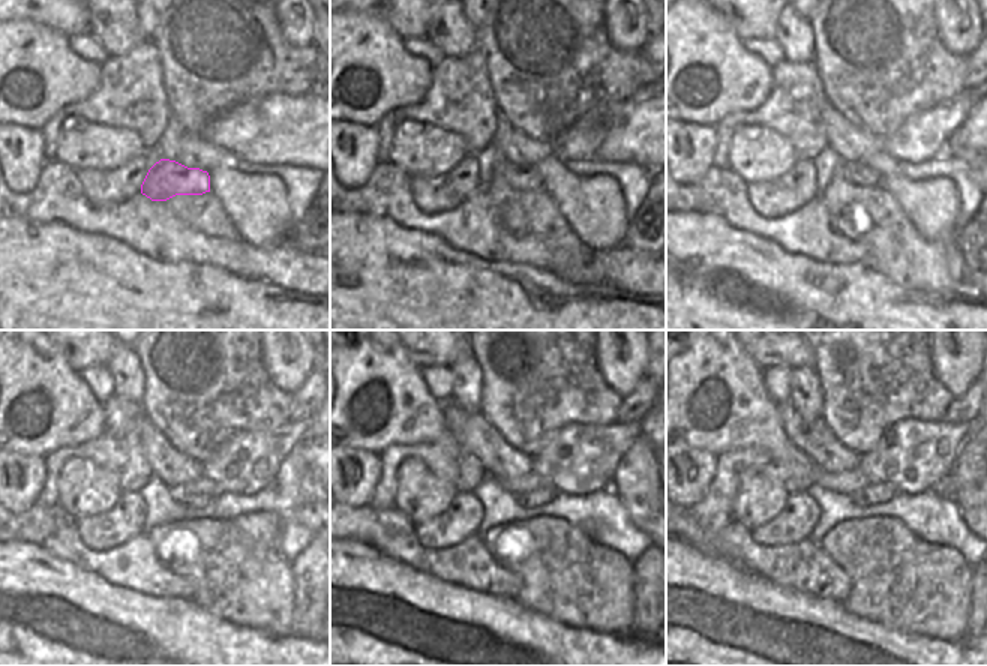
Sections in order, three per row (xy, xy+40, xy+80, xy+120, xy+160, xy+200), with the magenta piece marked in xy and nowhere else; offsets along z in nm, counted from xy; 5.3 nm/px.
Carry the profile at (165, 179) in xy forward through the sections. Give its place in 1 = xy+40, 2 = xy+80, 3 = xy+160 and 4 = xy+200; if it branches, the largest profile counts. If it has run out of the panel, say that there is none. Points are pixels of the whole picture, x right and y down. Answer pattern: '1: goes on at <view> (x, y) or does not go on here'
1: goes on at xy+40 (521, 177)
2: goes on at xy+80 (858, 174)
3: goes on at xy+160 (530, 500)
4: goes on at xy+200 (873, 494)

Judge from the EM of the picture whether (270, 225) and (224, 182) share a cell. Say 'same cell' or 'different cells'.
same cell

